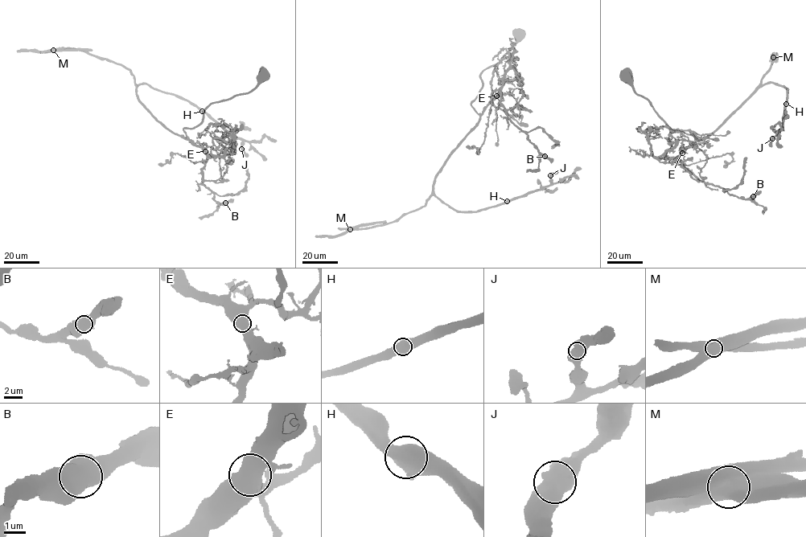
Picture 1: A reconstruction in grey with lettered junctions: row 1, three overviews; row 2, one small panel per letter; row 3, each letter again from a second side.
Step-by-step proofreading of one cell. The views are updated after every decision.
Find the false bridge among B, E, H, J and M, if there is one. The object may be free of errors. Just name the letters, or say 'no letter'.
M

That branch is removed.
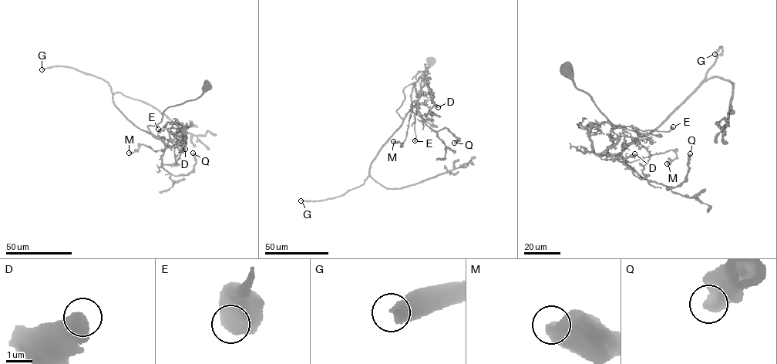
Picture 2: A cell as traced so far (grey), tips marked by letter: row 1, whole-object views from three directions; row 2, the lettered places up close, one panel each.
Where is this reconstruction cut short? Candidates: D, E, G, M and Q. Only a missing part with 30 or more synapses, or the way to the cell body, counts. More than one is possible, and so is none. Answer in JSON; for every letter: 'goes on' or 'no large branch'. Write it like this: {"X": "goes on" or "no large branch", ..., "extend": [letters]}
{"D": "no large branch", "E": "no large branch", "G": "goes on", "M": "no large branch", "Q": "no large branch", "extend": ["G"]}

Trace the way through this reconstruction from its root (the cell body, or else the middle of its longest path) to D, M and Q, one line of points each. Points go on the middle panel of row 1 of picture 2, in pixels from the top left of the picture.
D: (432, 60), (405, 88), (397, 112), (404, 118), (417, 102), (425, 115), (432, 101), (438, 107)
M: (432, 60), (403, 89), (398, 116), (404, 118), (417, 102), (411, 104), (401, 146), (393, 141)
Q: (432, 60), (405, 88), (397, 112), (404, 118), (417, 102), (423, 122), (437, 131), (447, 128), (454, 143)

